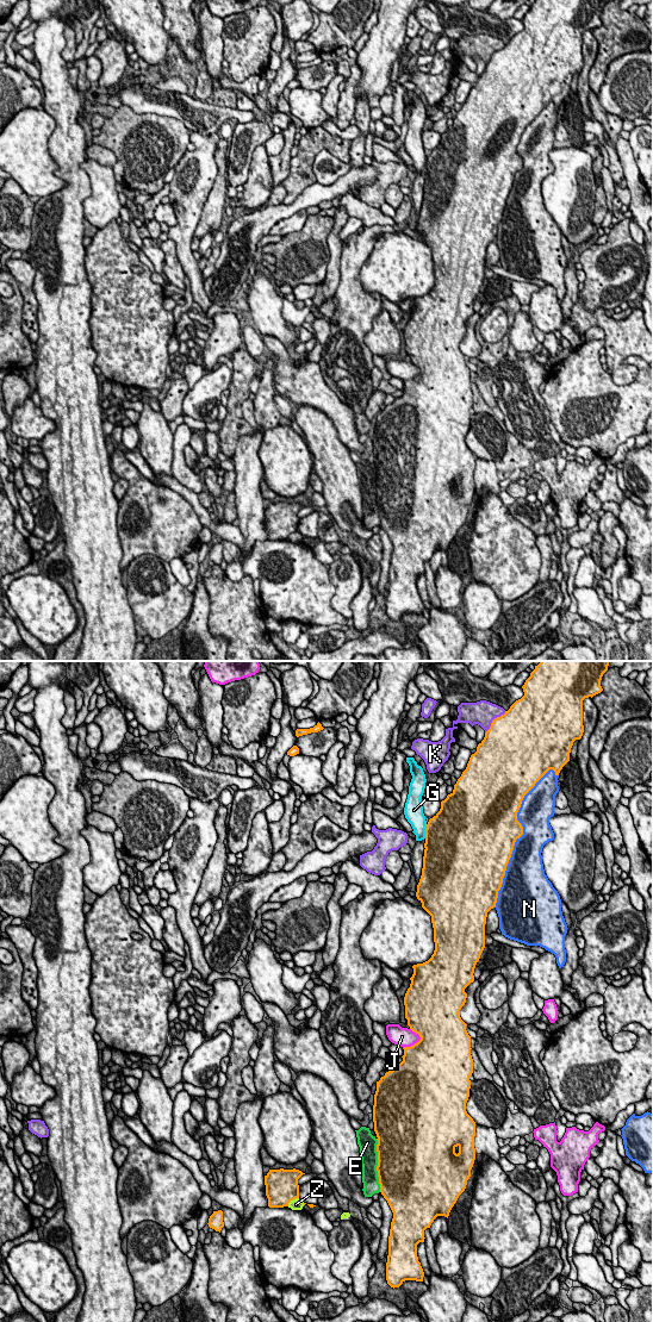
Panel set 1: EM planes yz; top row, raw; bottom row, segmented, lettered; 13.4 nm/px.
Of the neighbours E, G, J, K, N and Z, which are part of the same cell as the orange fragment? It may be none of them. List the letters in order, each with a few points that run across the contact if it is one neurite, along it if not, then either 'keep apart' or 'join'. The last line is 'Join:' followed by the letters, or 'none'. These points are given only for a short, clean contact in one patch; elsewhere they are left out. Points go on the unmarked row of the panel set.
E: keep apart
G: keep apart
J: keep apart
K: keep apart
N: keep apart
Z: yz (298, 530), (293, 531), (287, 538) | keep apart
Join: none

